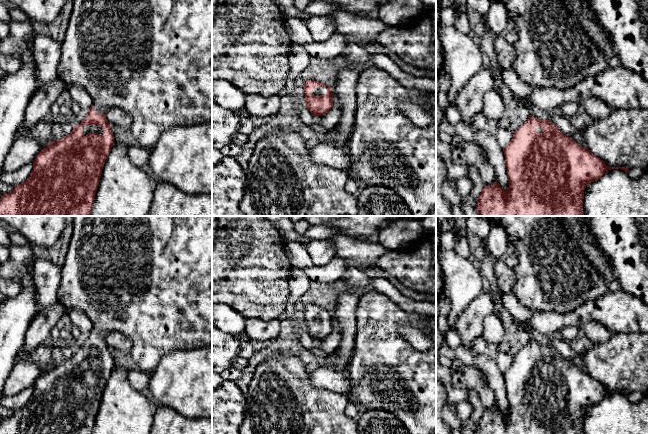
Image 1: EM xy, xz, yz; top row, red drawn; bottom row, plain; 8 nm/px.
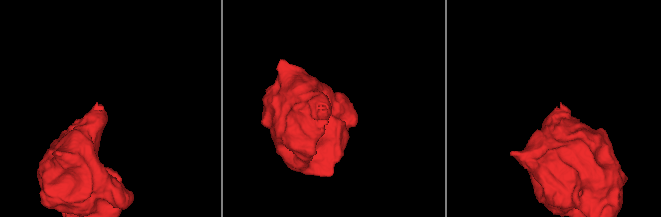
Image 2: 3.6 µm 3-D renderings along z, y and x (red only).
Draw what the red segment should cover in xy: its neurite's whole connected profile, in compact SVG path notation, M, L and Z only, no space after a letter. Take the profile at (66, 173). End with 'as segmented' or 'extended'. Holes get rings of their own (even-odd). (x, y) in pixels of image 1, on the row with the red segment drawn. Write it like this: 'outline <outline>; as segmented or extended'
outline M74 0L73 10L61 43L61 55L57 68L58 78L67 86L82 86L92 98L92 106L85 119L61 140L50 142L36 156L30 177L23 183L14 186L10 193L0 198L0 216L91 216L96 191L100 182L102 169L111 148L114 135L106 119L109 108L118 107L132 117L130 131L135 143L151 149L161 135L177 126L191 126L212 121L212 0Z; extended

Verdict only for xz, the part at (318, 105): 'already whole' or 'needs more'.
needs more

